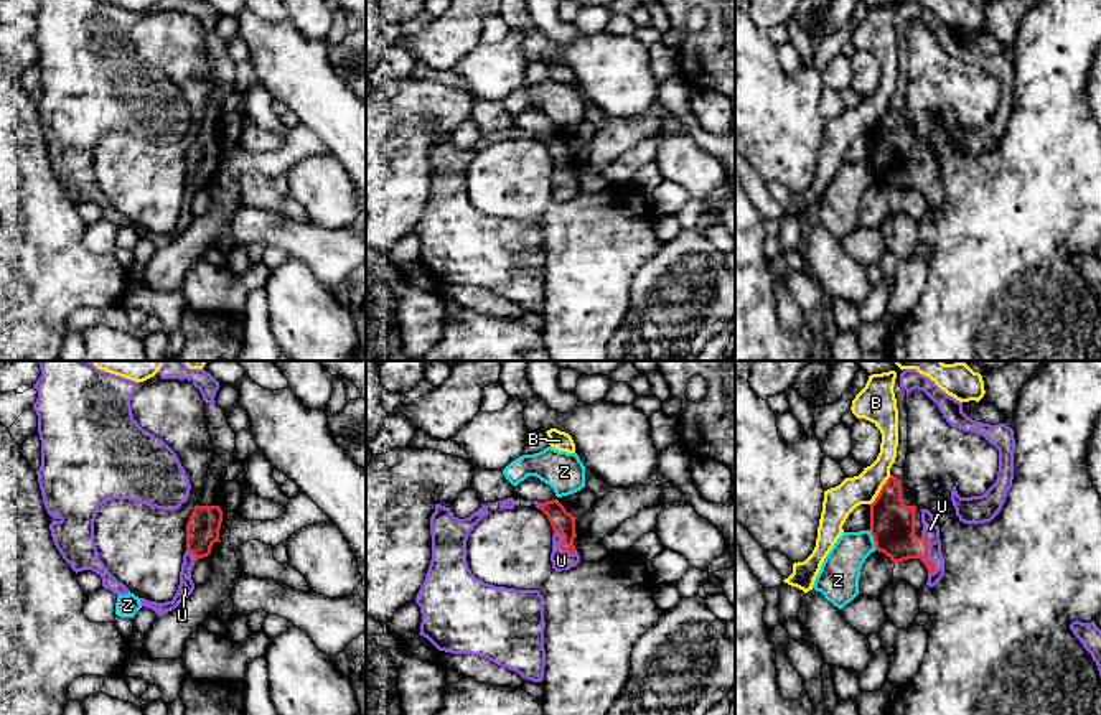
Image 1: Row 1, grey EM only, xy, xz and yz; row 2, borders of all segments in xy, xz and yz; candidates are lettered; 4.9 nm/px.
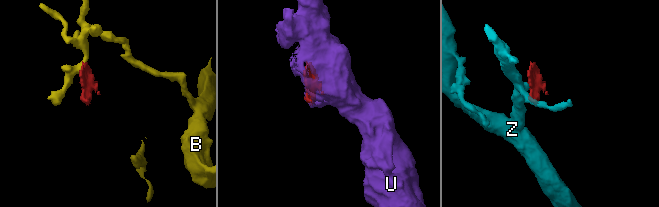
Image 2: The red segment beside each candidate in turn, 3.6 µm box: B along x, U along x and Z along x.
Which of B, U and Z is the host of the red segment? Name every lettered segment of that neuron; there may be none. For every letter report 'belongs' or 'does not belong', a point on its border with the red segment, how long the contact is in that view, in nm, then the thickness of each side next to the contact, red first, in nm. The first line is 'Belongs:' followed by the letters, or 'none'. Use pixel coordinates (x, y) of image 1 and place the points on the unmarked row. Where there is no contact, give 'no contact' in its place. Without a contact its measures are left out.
Belongs: U
B: does not belong; contact yz (880, 121); length 190 nm; calibres 220 and 150 nm
U: belongs; contact yz (927, 186); length 200 nm; calibres 220 and 80 nm
Z: does not belong; contact yz (874, 170); length 110 nm; calibres 220 and 190 nm

